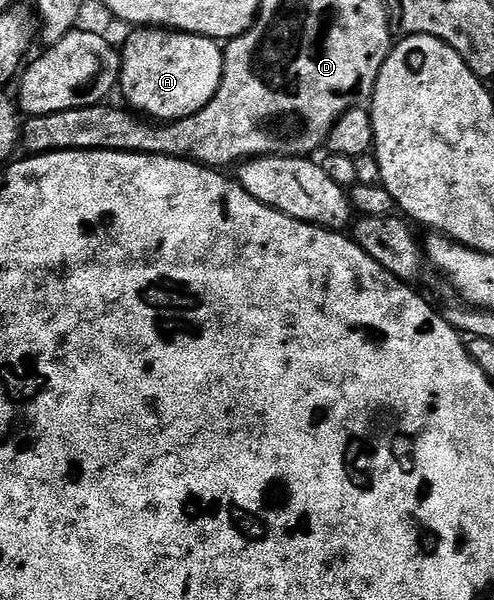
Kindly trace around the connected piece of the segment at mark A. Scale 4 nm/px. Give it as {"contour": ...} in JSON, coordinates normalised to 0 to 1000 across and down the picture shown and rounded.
{"contour":[[[279,47],[265,55],[241,87],[245,92],[241,155],[253,160],[251,173],[263,183],[326,205],[360,202],[411,185],[411,178],[427,172],[435,152],[443,152],[443,138],[455,117],[455,92],[449,77],[431,63],[397,62],[391,55],[362,55],[348,48]]]}

